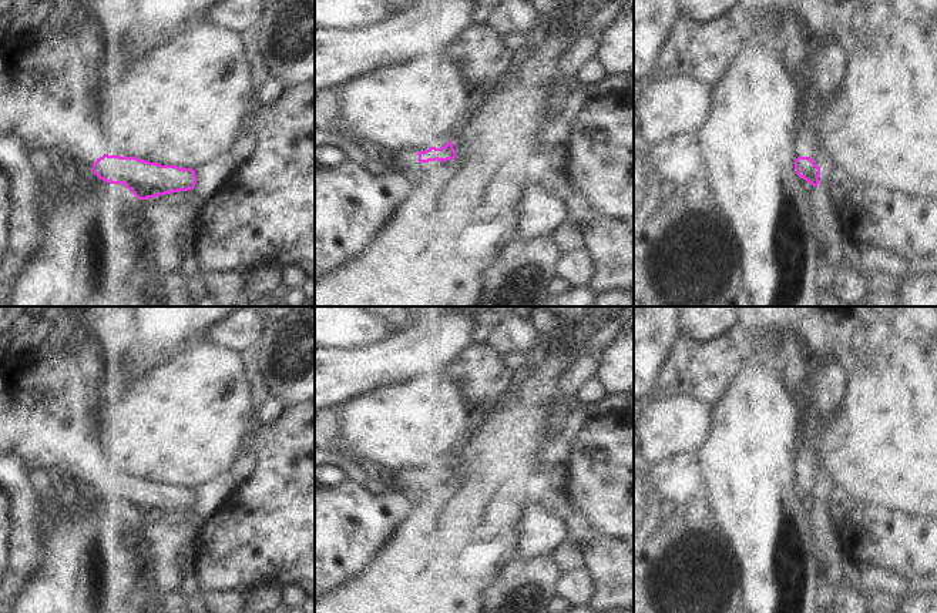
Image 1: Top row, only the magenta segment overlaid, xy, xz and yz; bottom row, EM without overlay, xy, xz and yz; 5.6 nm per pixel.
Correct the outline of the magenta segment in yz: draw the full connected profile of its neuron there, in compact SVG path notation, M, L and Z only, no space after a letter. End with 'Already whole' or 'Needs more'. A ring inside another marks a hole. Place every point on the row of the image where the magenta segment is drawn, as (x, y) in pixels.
M803 130L803 137L795 143L799 157L795 160L796 174L813 187L819 185L820 167L809 157L813 141Z. Needs more

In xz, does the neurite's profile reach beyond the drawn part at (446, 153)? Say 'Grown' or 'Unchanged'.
Grown

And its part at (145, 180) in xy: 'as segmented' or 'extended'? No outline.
extended

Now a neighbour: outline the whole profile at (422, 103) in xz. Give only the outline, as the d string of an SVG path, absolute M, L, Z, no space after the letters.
M449 53L441 56L416 56L409 61L375 70L340 86L337 107L340 118L349 131L363 141L367 150L382 154L407 150L417 154L430 147L441 148L451 141L471 113L474 93L474 87Z

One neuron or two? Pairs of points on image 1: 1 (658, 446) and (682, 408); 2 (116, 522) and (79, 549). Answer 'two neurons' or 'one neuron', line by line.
1: one neuron
2: one neuron

